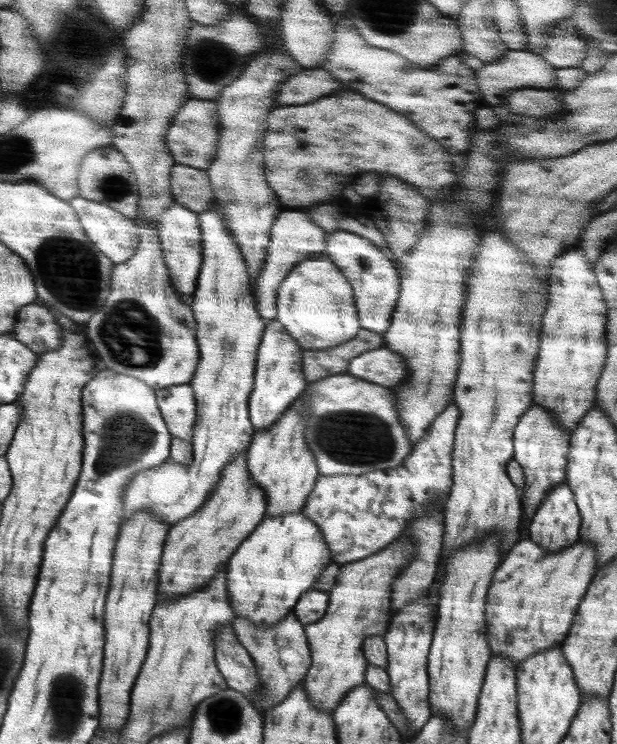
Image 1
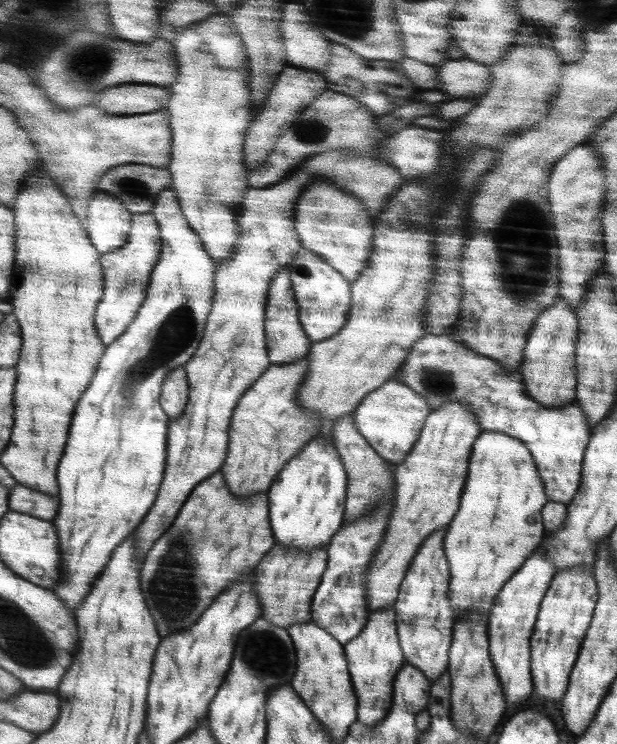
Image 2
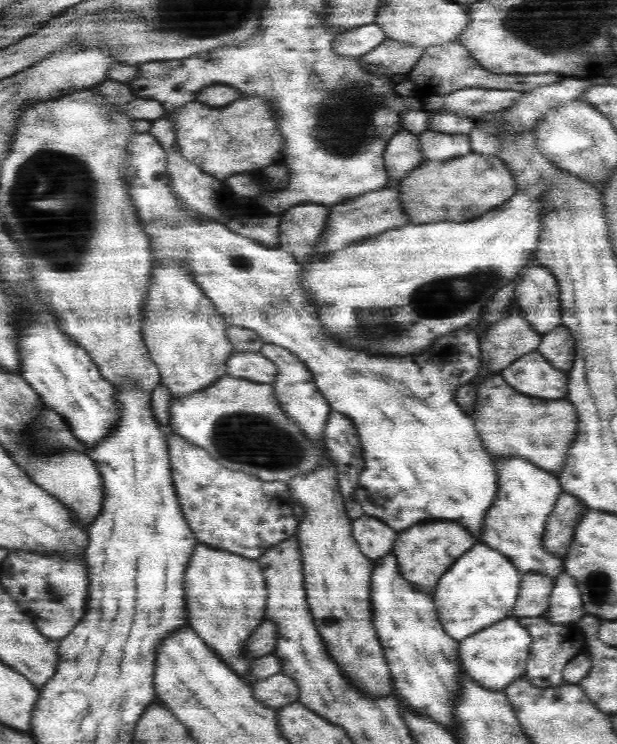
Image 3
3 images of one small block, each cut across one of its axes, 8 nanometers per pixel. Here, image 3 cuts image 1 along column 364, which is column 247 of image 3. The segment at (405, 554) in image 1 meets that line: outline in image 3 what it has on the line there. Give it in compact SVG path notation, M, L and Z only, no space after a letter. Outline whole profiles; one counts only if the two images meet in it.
M198 542L185 570L184 585L189 626L243 682L257 684L258 679L252 675L254 657L248 655L244 648L264 621L268 600L265 578L258 561L231 554L230 551L215 550Z

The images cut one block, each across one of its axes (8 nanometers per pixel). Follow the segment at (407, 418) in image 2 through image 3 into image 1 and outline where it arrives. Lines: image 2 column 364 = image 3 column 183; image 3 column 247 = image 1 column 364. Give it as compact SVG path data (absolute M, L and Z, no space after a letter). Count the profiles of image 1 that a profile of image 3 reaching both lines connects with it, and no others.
M338 373L309 383L302 392L310 410L305 439L314 453L321 476L360 476L376 470L401 467L413 443L397 411L393 389L350 375Z

